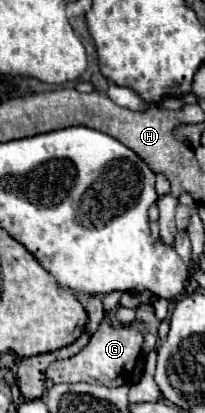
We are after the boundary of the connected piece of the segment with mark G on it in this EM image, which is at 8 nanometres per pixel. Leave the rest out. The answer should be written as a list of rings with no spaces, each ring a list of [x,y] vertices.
[[[101,322],[97,332],[91,336],[89,344],[77,352],[71,358],[57,360],[49,364],[47,368],[47,378],[51,378],[55,384],[61,382],[89,382],[89,384],[103,384],[103,386],[123,386],[127,384],[125,378],[127,374],[133,372],[137,358],[141,354],[143,346],[143,334],[137,326],[121,326],[113,328],[109,322]]]

